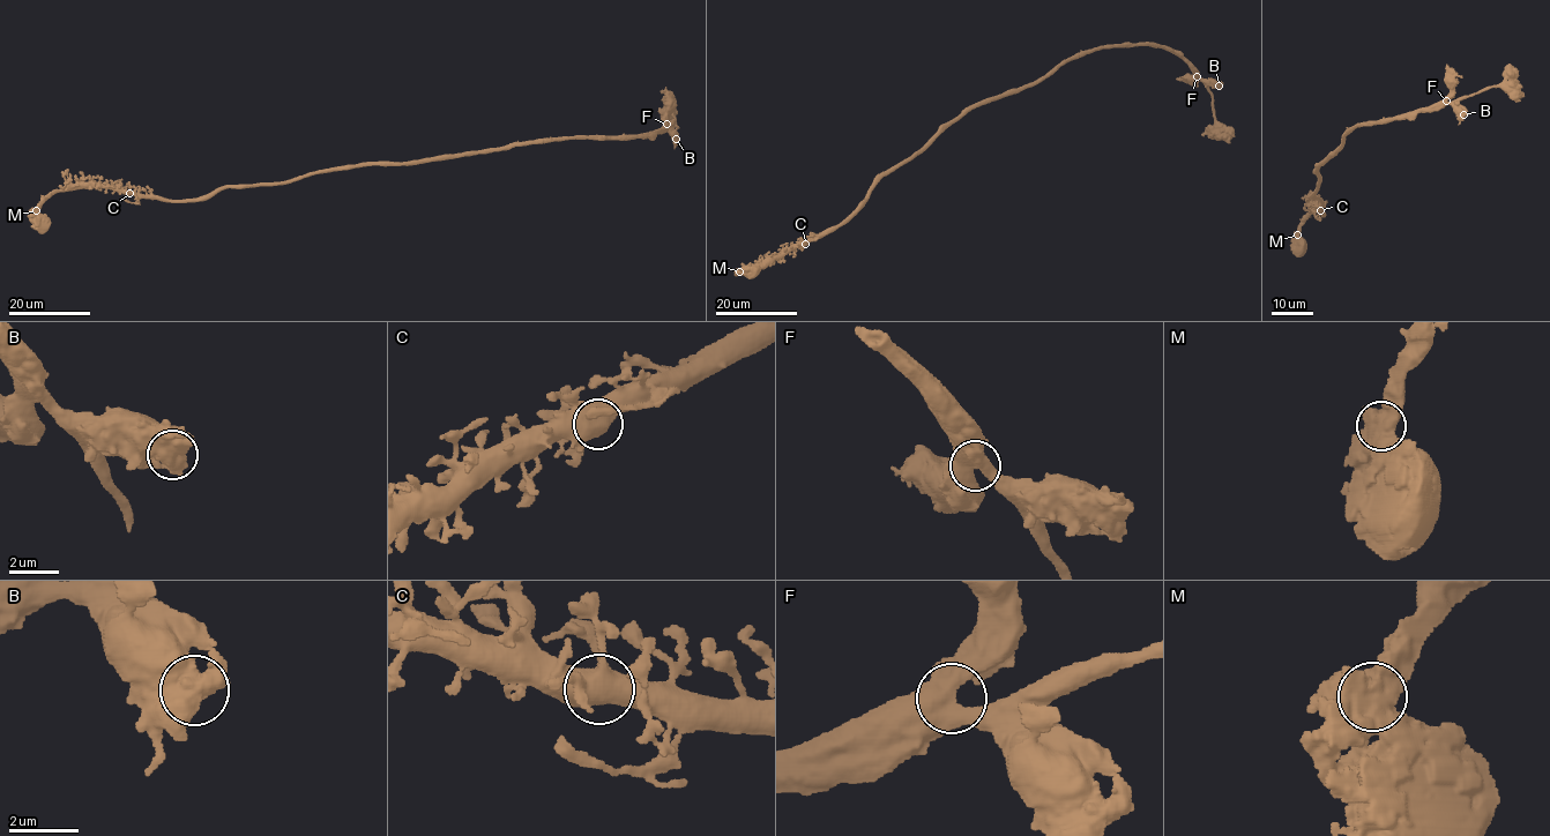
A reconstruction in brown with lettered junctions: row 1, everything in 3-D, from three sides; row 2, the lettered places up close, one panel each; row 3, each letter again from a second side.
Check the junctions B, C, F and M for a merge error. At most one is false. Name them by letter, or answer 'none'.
none

